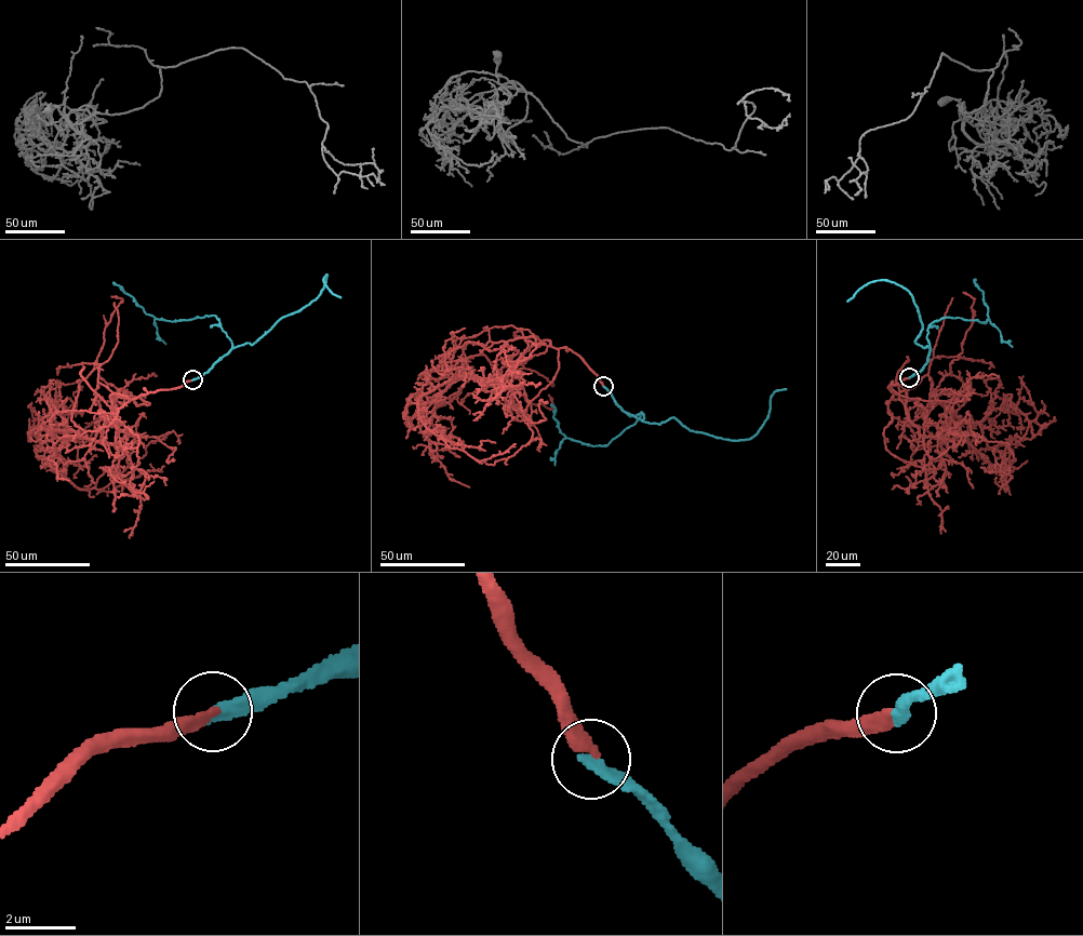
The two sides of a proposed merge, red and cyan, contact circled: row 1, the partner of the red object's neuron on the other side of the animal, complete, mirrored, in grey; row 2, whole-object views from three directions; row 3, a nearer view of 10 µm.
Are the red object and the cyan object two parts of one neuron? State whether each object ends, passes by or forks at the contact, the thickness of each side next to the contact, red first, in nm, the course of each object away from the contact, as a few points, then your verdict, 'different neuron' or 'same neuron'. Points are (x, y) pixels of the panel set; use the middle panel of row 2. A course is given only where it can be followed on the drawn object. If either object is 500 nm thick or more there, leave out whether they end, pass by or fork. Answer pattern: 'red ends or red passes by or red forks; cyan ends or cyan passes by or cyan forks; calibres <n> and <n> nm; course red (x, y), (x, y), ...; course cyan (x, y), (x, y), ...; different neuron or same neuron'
red ends; cyan ends; calibres 320 and 360 nm; course red (603, 386), (578, 356), (545, 341), (499, 382), (456, 376), (418, 403), (427, 428), (479, 460), (516, 443); course cyan (603, 386), (641, 420), (673, 417), (732, 440), (757, 433), (771, 398), (786, 389); same neuron

